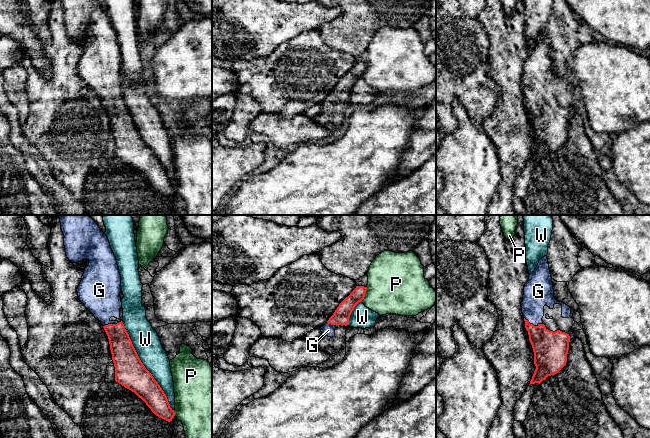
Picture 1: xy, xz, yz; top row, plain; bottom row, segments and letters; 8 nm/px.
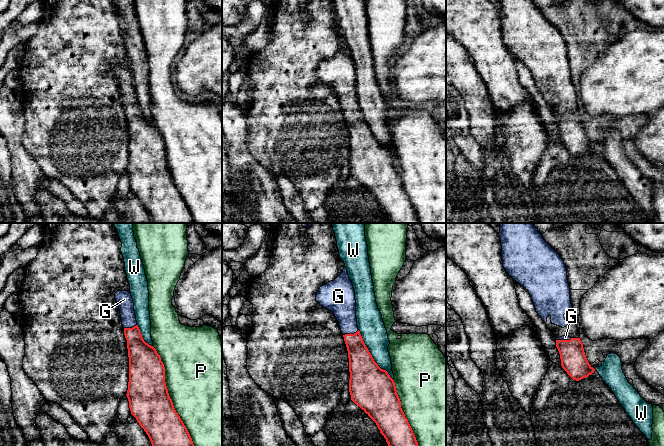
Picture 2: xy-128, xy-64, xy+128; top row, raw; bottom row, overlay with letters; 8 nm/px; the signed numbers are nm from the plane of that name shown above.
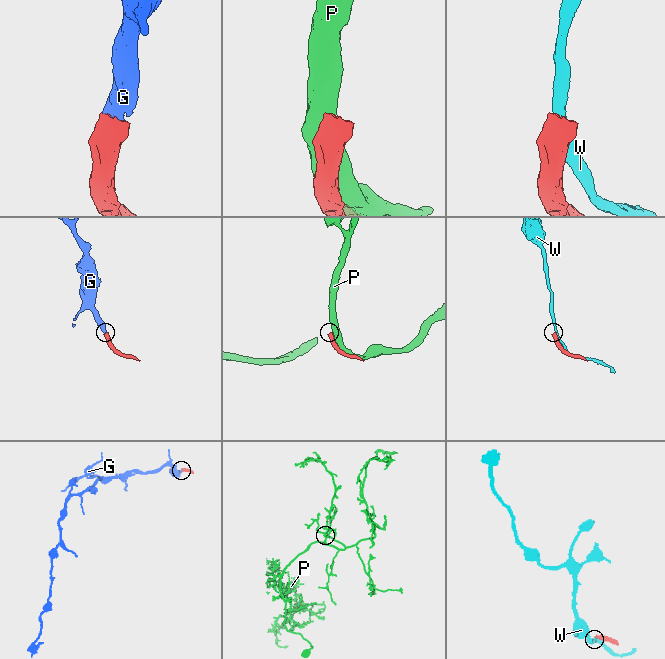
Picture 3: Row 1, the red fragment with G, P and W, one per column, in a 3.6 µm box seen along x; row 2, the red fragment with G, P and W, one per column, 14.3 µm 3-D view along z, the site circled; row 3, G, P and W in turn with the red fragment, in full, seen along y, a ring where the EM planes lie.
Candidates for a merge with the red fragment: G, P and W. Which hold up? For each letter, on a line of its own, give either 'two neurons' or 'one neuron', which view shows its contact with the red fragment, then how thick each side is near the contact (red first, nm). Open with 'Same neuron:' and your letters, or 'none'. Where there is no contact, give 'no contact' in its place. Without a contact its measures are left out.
Same neuron: G
G: one neuron; contact in yz; calibres 280 and 220 nm
P: two neurons; contact in xz; calibres 130 and 440 nm
W: two neurons; contact in xy; calibres 240 and 220 nm

